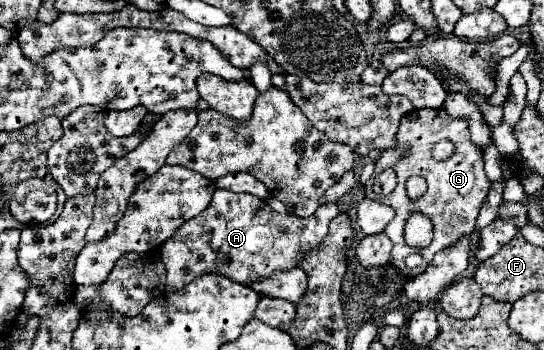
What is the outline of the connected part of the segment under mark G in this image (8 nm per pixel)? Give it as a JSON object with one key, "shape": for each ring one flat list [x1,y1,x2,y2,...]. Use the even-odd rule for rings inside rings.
{"shape":[[422,108,422,110,410,112,408,116,402,118,400,128,398,128,398,134,396,134,396,140,406,140,406,148,408,148,406,154,394,152,394,150,384,150,382,156,376,160,374,176,364,184,364,190,366,190,366,196,368,198,378,200,382,204,388,204,388,206,392,206,396,210,394,220,384,230,384,234,394,244,390,264,394,264,396,268,400,268,400,272,404,272,408,278,414,278,414,276,422,274,422,268,426,268,432,262,432,258,434,258,436,252,454,246,460,238,466,238,466,236,470,236,474,232,474,224,476,224,478,212,480,212,480,208,482,208,482,204,484,204,484,200,486,200,486,196,490,192,490,180,484,174,482,148,476,146,470,140,468,120,466,118,452,118,444,108],[438,140,458,140,458,152,454,152,448,160,440,160,440,162,434,160,432,158,432,148,434,148,434,144],[386,168,392,168,396,172,398,184,396,184,396,188,388,196,374,194,374,190,372,190,374,178,380,172,384,172],[410,176,422,176,428,182,426,194,420,196,418,200,410,200,406,196,406,180],[414,210,430,216,430,220,434,224,432,244,428,248,422,248,422,250,410,248,404,242,404,236,402,236,402,222],[412,252,422,254,422,258,424,258,422,266,418,266,418,268,406,268,404,266,404,258,408,254,412,254]]}

